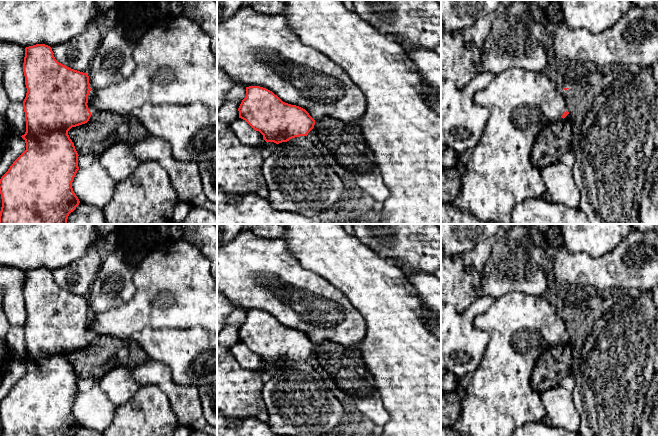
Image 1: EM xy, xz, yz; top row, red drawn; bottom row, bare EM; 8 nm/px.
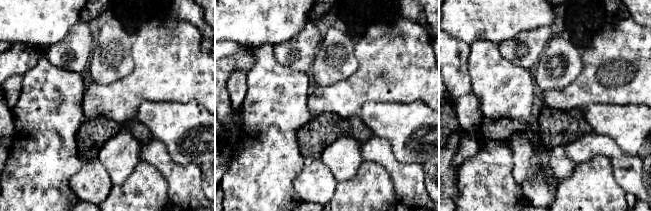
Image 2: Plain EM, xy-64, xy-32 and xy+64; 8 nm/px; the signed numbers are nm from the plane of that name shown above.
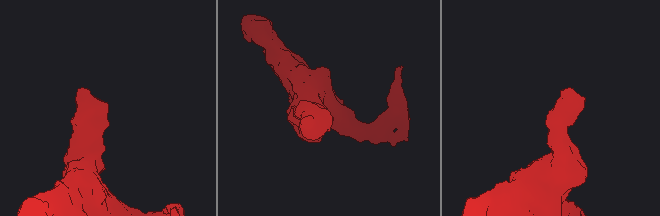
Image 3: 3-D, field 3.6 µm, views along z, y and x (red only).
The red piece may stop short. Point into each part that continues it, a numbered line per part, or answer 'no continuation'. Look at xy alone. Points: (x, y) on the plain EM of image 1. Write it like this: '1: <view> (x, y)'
no continuation

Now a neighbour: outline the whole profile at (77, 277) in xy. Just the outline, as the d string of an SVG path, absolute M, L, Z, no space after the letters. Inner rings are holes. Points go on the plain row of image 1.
M91 248L69 265L53 270L53 279L59 287L88 298L102 260L98 249Z

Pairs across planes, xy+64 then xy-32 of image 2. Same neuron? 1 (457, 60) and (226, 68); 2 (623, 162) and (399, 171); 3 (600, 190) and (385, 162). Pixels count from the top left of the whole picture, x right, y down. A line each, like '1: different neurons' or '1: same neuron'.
1: different neurons
2: same neuron
3: different neurons

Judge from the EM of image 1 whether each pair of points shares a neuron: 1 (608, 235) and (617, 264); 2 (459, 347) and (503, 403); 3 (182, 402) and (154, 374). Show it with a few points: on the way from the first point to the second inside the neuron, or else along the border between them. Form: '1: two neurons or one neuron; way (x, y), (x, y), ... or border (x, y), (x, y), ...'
1: two neurons; border (628, 234), (612, 250), (599, 256), (590, 255)
2: two neurons; border (487, 348), (478, 367), (458, 378)
3: one neuron; way (177, 395), (161, 379)

